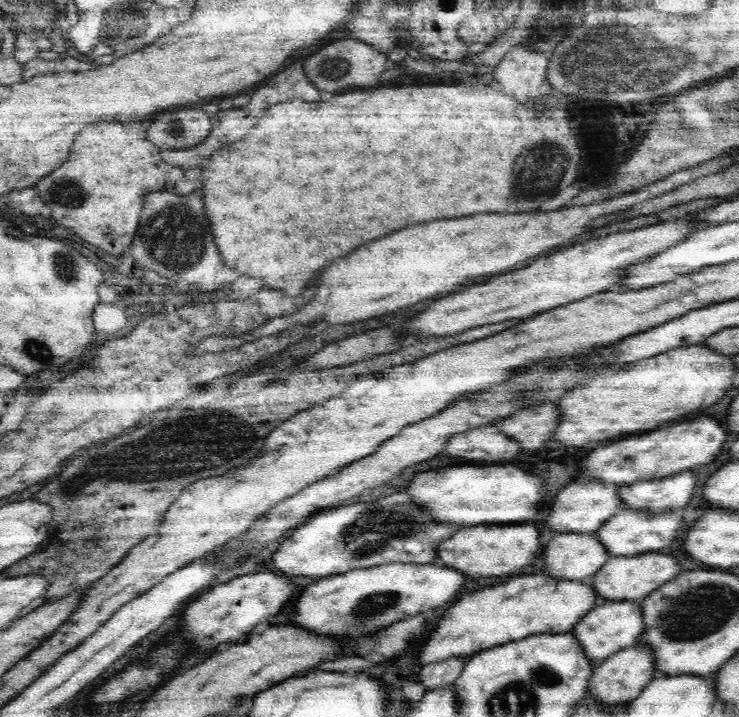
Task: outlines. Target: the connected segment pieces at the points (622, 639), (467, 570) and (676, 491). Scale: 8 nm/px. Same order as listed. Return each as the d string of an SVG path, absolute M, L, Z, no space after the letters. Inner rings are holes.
M602 600L576 623L572 634L587 658L595 663L608 659L615 652L637 645L640 634L644 632L644 619L640 602Z
M518 524L518 526L474 525L463 526L456 531L456 534L452 534L450 538L440 542L436 556L438 562L444 562L442 565L458 569L460 573L474 578L474 576L504 576L510 572L518 572L518 570L522 570L540 559L540 550L543 550L543 546L540 545L540 532L538 532L538 526L534 526L534 524Z
M692 470L673 474L661 479L644 479L642 482L622 485L618 493L623 508L668 513L688 506L698 488L698 474Z

